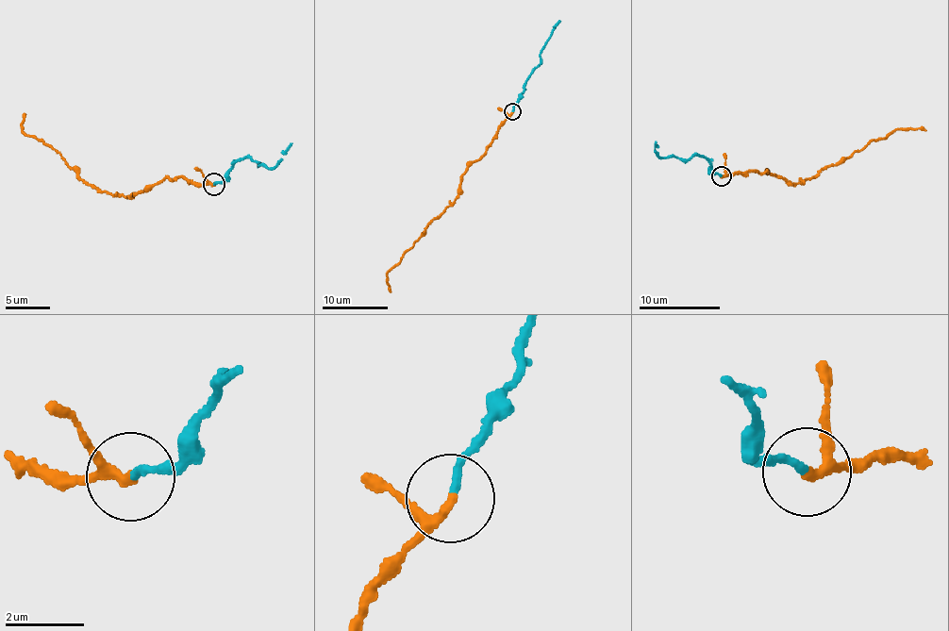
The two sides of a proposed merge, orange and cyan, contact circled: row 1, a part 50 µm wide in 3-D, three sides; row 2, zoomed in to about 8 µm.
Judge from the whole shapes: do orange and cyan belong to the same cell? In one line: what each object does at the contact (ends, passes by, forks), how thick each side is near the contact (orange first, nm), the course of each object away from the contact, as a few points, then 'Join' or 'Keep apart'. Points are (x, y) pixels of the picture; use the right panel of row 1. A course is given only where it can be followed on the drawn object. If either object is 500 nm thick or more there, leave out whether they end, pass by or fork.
At the ring orange passes by. At the ring cyan ends. Thickness 200 nm (orange) against 180 nm. Course of orange: (721, 176), (764, 171), (790, 182), (805, 181), (844, 162), (869, 143), (897, 129), (925, 130). Course of cyan: (721, 176), (711, 172), (709, 159), (695, 156), (679, 159), (660, 157), (655, 151), (656, 141). Join

